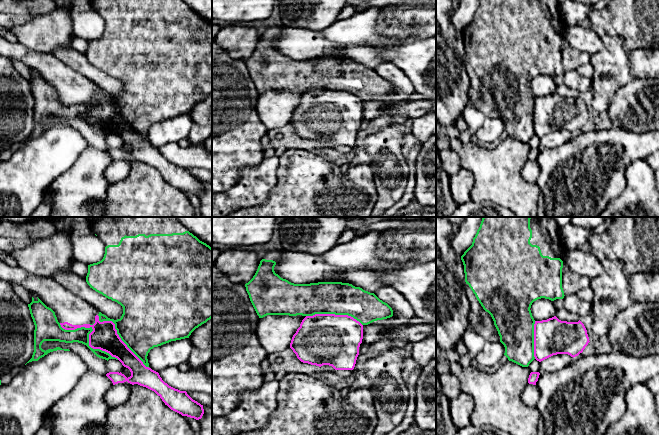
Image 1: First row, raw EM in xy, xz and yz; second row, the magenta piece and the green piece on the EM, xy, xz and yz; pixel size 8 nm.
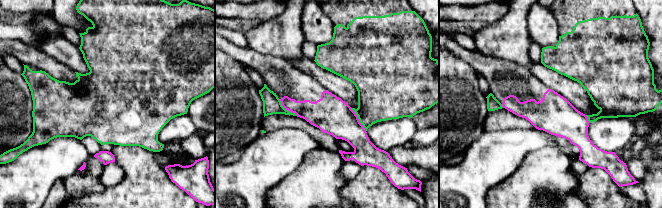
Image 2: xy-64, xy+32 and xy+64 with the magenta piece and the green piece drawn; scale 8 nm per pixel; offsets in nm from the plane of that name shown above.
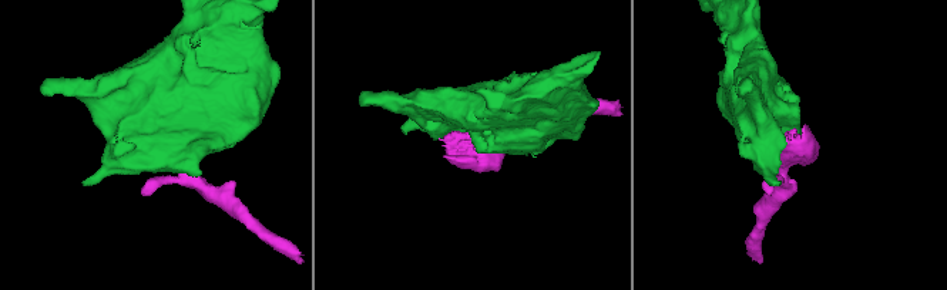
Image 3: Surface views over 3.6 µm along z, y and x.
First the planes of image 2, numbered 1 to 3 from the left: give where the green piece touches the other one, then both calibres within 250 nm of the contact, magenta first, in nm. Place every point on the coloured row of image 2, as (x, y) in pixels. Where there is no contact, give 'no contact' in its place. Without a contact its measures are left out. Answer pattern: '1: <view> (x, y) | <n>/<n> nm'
1: no contact
2: xy+32 (287, 109) | 190/140 nm
3: xy+64 (587, 119) | 300/260 nm

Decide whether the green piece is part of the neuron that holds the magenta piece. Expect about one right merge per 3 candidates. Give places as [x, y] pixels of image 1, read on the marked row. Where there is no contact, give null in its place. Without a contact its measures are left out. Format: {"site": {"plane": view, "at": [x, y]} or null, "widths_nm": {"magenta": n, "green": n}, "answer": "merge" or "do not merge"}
{"site": {"plane": "xy", "at": [89, 335]}, "widths_nm": {"magenta": 220, "green": 130}, "answer": "do not merge"}

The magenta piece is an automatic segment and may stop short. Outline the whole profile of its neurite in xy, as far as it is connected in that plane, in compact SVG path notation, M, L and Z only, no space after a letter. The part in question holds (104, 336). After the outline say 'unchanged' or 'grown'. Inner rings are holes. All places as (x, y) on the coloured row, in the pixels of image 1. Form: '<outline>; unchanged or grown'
M0 260L0 279L23 287L31 294L35 294L47 307L51 308L57 317L61 327L65 330L75 330L85 327L92 328L93 331L89 334L89 346L93 349L100 349L109 353L112 357L117 358L124 367L131 372L130 377L126 377L121 372L109 372L106 376L112 381L113 385L118 383L128 382L132 385L138 384L154 391L171 410L199 420L204 414L203 405L193 400L186 391L180 391L169 386L160 377L159 373L146 367L143 362L127 347L121 340L115 329L115 324L112 321L99 321L99 311L84 299L76 296L71 291L67 290L53 278L38 276L25 271L23 268L10 266Z; grown

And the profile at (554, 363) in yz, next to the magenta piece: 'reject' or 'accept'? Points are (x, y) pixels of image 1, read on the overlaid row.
reject

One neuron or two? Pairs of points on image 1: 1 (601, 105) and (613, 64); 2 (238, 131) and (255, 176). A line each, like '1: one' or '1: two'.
1: one
2: two

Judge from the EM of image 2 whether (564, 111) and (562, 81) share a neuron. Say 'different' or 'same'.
different

